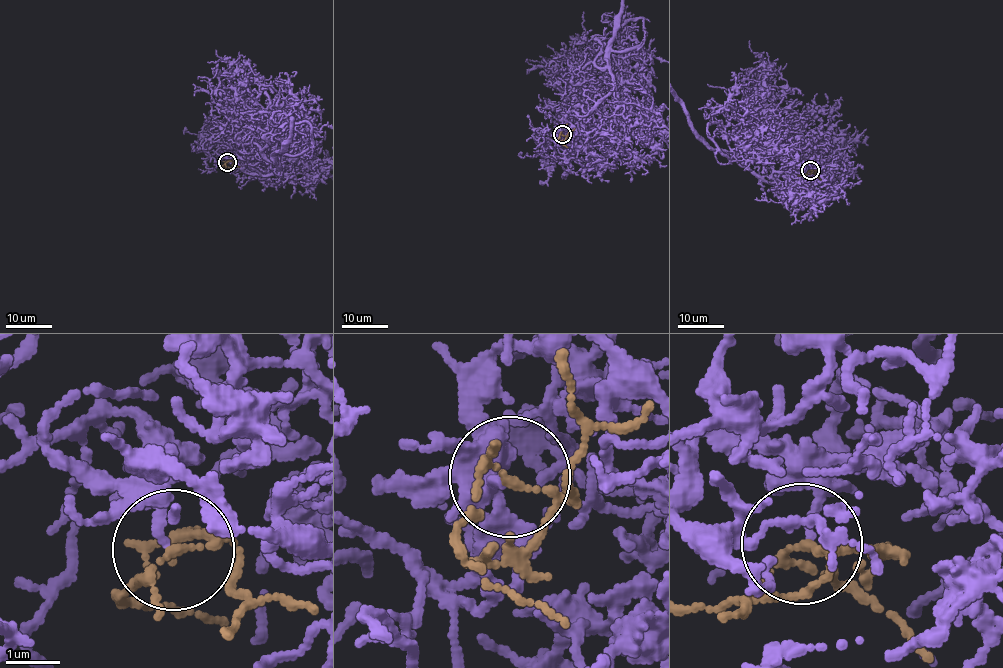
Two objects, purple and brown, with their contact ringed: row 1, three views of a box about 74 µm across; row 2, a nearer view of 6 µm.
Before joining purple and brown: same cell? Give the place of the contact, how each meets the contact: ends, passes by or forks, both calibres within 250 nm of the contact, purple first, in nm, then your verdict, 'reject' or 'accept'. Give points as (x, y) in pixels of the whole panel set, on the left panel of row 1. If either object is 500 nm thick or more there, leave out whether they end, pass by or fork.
place (227, 162); purple ends; brown forks; calibres 140 and 120 nm; reject

